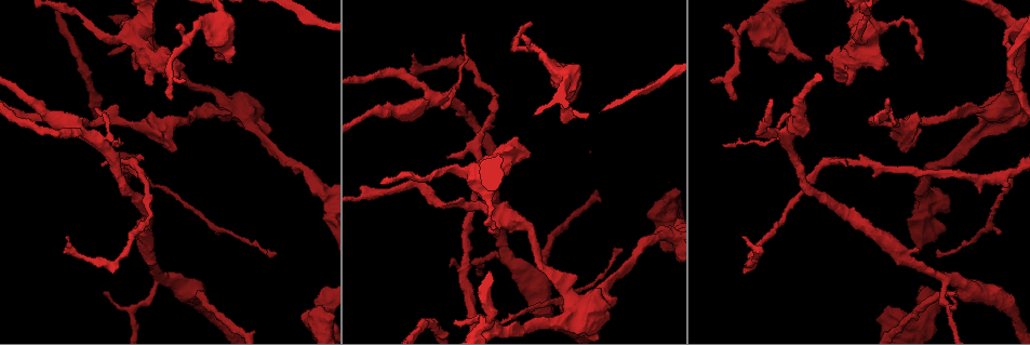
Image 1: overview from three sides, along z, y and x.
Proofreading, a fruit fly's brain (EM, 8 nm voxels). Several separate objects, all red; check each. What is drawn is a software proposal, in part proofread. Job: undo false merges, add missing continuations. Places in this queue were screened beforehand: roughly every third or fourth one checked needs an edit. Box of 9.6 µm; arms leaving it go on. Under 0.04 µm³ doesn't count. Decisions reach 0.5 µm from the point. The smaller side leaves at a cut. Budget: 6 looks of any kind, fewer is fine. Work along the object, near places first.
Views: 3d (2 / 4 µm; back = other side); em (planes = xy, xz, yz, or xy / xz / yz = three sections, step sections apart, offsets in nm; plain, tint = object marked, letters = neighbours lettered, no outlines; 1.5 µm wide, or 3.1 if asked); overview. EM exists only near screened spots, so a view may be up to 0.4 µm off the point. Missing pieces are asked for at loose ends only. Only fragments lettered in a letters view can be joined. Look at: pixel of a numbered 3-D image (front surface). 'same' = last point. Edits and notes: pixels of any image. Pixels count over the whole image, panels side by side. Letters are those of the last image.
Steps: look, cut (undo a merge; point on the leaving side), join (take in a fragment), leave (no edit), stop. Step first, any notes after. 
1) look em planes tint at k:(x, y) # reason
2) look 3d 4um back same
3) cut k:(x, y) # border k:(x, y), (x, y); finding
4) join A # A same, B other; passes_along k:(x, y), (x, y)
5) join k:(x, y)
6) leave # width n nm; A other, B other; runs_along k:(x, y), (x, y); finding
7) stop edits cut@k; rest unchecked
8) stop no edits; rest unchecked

look 3d 2um at 1:(827, 57) # thick end

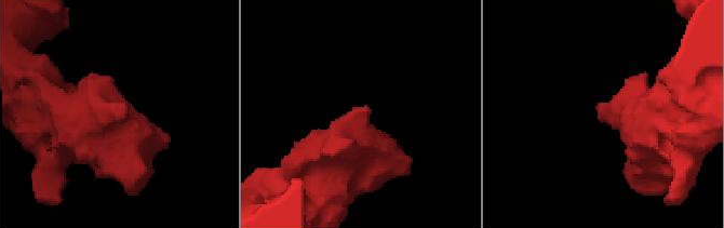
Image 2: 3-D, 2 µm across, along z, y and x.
look em planes letters at 2:(599, 110)

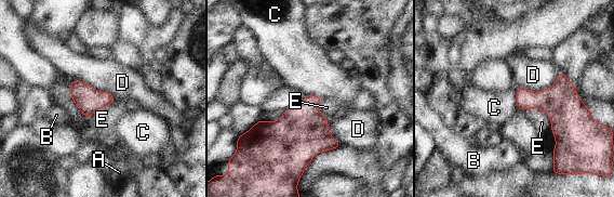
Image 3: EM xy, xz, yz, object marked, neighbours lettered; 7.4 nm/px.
leave # A other, B other, C other, D other, E other; border 3:(306, 94), (315, 94), (321, 100); none of them fits

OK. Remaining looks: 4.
look em yz step 4 tint at 1:(521, 36) # tapers out

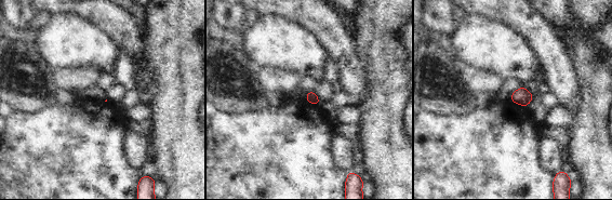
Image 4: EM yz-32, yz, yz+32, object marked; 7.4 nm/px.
look em yz step 4 letters same

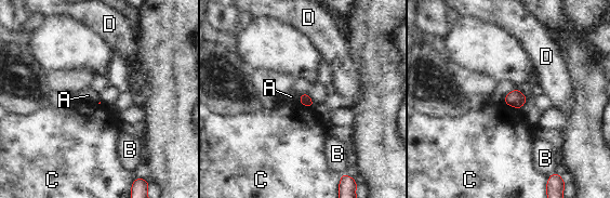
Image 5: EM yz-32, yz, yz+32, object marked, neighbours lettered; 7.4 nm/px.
leave # longest_contact C 140 nm; A other, B other, C other, D other; border 5:(301, 94), (299, 102); none of them fits

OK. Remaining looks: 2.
look em planes tint at 1:(845, 164) # free end

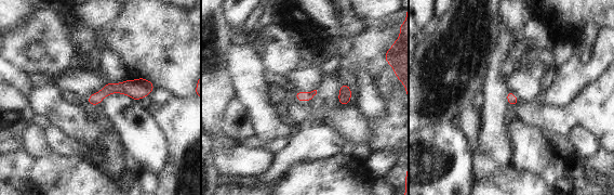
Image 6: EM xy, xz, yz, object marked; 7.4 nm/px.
look em planes letters same

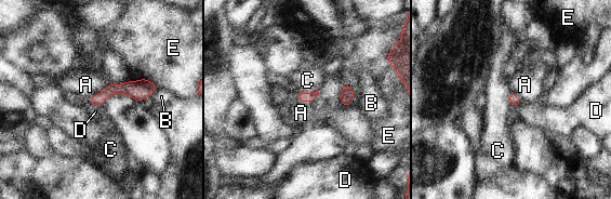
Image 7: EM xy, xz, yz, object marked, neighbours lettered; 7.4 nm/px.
leave # A other, B other, C other, D other, E other; none of them fits

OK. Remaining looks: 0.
stop no edits; rest unchecked

